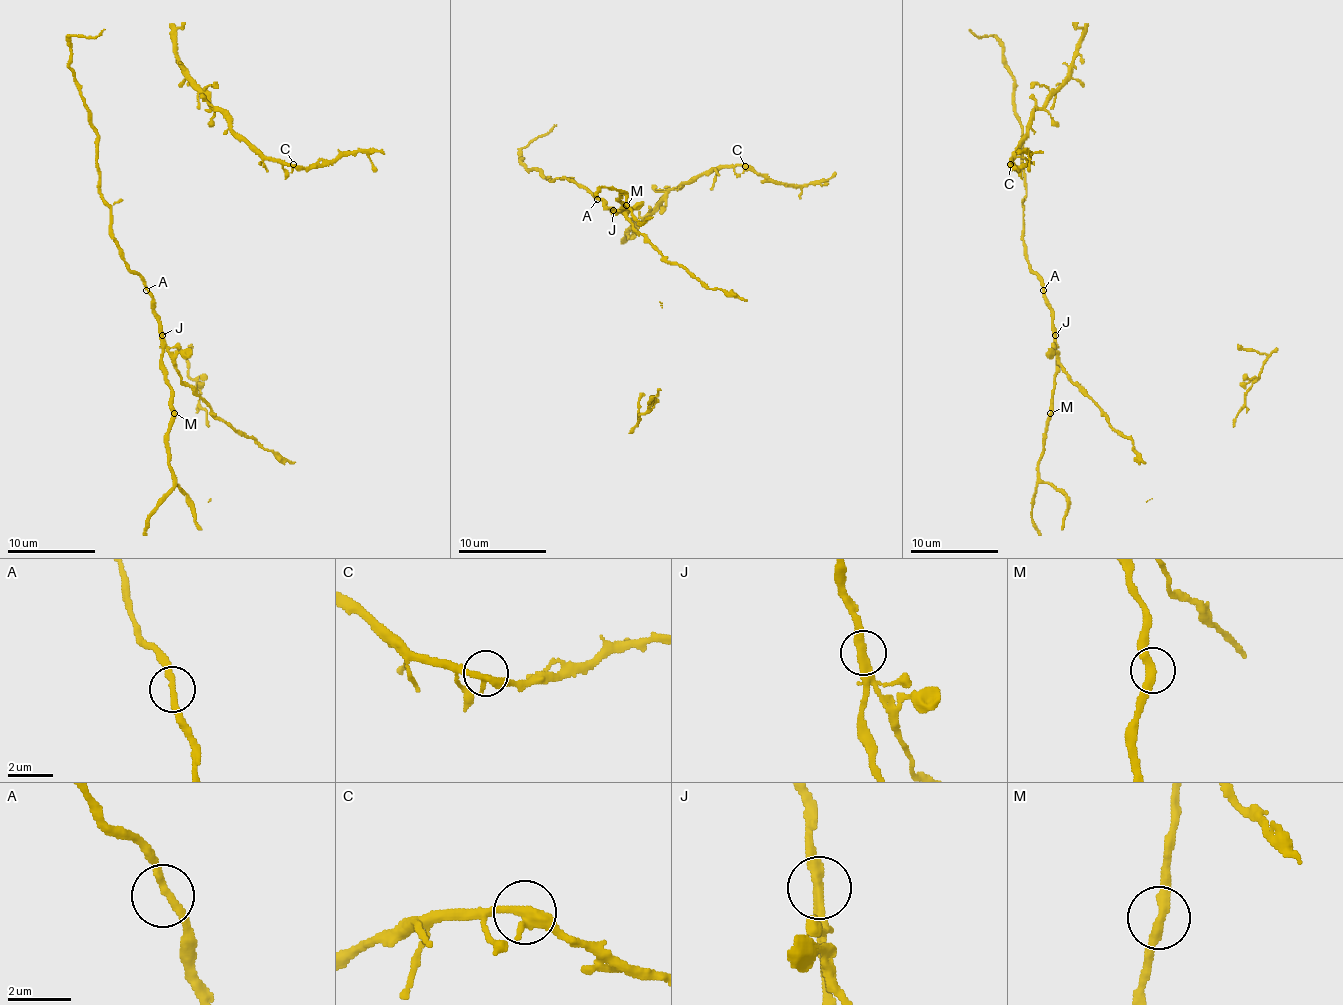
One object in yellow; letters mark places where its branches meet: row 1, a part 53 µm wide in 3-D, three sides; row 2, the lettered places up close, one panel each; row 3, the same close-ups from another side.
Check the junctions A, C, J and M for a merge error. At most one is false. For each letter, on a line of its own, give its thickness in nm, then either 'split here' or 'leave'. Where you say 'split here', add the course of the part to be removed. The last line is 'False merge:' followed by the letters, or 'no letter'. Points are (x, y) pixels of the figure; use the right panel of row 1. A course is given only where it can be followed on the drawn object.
A: calibre 240 nm; leave
C: calibre 360 nm; leave
J: calibre 360 nm; split here; course (1054, 336), (1061, 369), (1107, 417), (1109, 424), (1133, 444), (1133, 450), (1144, 461)
M: calibre 320 nm; leave
False merge: J

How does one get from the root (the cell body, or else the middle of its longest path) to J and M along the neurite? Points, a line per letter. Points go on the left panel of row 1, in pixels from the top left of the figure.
J: (148, 290), (161, 336)
M: (148, 290), (159, 325), (161, 371), (172, 395), (174, 413)

